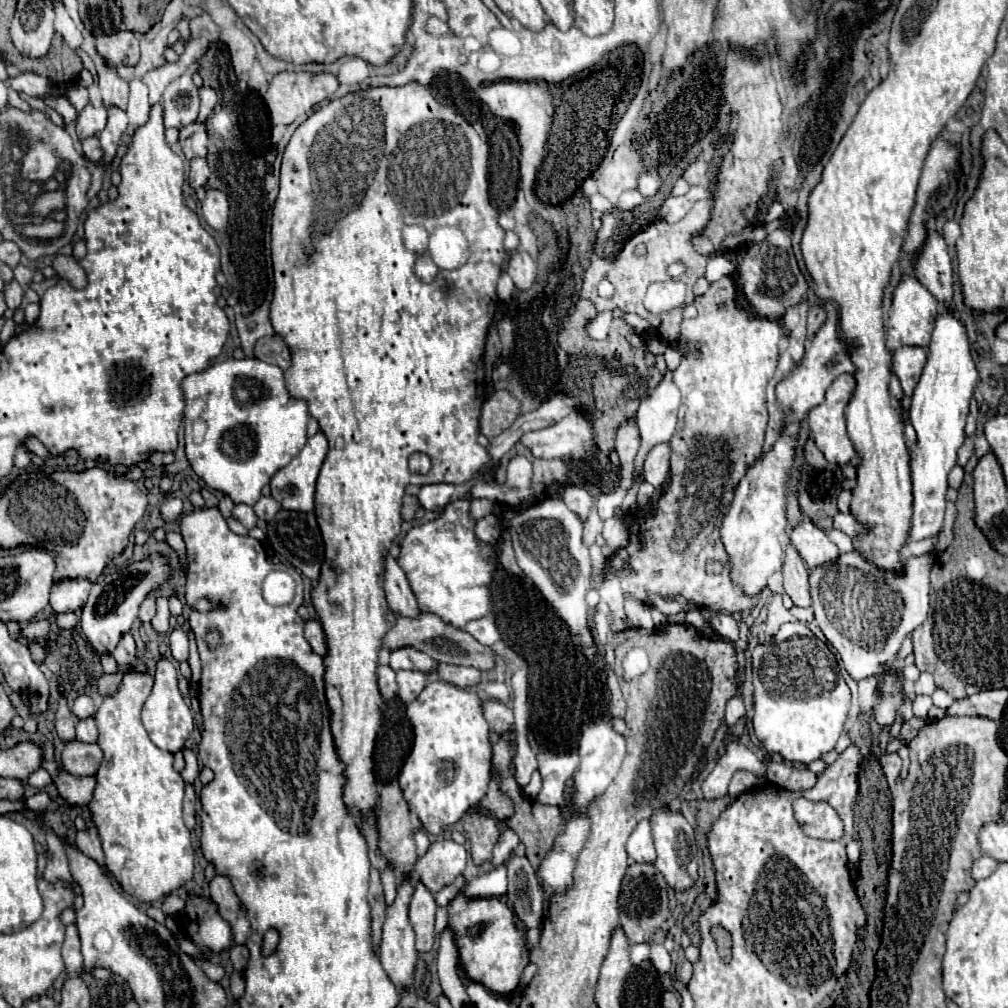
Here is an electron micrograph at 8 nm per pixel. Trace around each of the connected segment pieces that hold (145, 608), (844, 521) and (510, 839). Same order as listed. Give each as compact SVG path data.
M148 596L148 598L140 604L140 614L138 614L138 618L140 618L142 622L150 622L150 620L154 618L154 614L156 614L156 602L154 602L152 596Z
M838 512L834 516L834 528L846 532L850 538L856 538L864 530L864 526L860 522L856 522L856 518L852 518L852 514L842 514L842 512Z
M506 828L506 830L500 834L500 838L498 838L498 842L496 842L494 850L492 850L492 860L490 860L490 862L492 862L492 866L496 868L496 866L504 864L504 862L512 856L514 848L518 846L518 842L520 842L518 834L516 834L514 830Z

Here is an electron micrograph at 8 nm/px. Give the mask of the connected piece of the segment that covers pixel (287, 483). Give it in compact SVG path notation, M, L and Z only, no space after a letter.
M316 432L314 436L308 438L306 446L300 450L298 456L294 456L290 460L290 464L286 464L284 468L280 468L272 480L270 480L270 488L272 488L272 498L276 502L280 502L280 506L284 510L296 510L296 512L314 512L314 486L316 486L316 478L318 472L322 468L322 462L326 458L328 452L328 442L326 436L322 432Z

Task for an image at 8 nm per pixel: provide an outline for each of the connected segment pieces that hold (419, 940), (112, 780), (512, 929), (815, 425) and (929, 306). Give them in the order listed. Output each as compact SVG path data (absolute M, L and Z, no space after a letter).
M418 880L416 890L410 902L410 924L416 932L416 950L420 954L432 950L432 944L436 940L434 932L434 914L436 914L436 900L434 894Z
M126 674L116 694L106 696L102 706L98 708L94 718L98 726L98 744L104 752L104 762L94 774L96 788L94 788L92 802L88 804L92 812L92 822L98 828L102 840L106 868L114 874L116 882L122 886L126 894L132 894L144 902L162 900L172 890L192 880L192 872L194 872L194 850L190 844L190 832L182 820L184 780L172 768L174 756L152 744L140 720L140 710L150 690L152 690L152 676Z
M456 896L448 904L450 920L448 924L454 928L456 944L460 950L460 960L466 974L484 984L494 994L510 994L518 988L524 966L530 962L530 952L524 940L524 932L520 932L514 924L512 910L500 902L498 898L464 898Z
M842 374L826 390L824 402L818 404L818 406L814 406L808 412L808 424L810 424L810 432L814 436L816 448L824 454L824 458L828 462L838 464L838 466L848 464L856 456L854 446L852 446L852 442L850 442L850 438L846 434L846 420L844 420L844 406L848 404L848 398L852 396L852 390L854 390L854 378L852 378L852 374Z
M902 274L894 292L892 304L888 308L888 330L886 330L886 344L894 352L900 346L928 346L932 336L932 326L936 322L938 304L936 298L910 274Z

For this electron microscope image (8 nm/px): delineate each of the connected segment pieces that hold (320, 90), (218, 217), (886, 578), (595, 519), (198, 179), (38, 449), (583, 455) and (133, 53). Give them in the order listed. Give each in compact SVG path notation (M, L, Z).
M278 72L272 76L268 90L264 94L264 100L270 110L272 124L290 124L298 116L306 116L312 112L316 104L322 100L328 100L334 96L338 90L338 80L330 72L320 72L320 74L310 74L310 72Z
M208 190L206 198L202 202L204 220L214 230L224 230L228 224L228 198L220 190Z
M844 552L836 560L826 562L816 568L808 568L812 610L818 628L824 632L826 640L838 650L844 668L854 680L872 678L886 670L886 664L892 662L896 652L902 646L902 640L912 634L928 614L928 590L930 590L930 570L934 558L930 554L910 558L904 562L904 574L888 574L876 570L870 562L864 562L856 552Z
M592 506L586 522L584 522L584 542L588 542L588 546L594 544L596 536L602 532L602 518L598 516L596 506Z
M192 158L190 160L190 174L188 174L188 182L192 188L200 188L206 184L210 176L210 168L206 164L206 158Z
M28 438L24 446L26 446L28 452L32 452L32 454L36 454L36 456L40 456L40 458L48 458L48 456L50 456L48 450L44 448L44 444L42 444L40 440L36 440L36 438Z
M578 412L570 414L568 418L560 420L550 428L524 434L520 442L528 446L536 458L558 458L564 462L586 460L592 466L592 470L596 468L592 426Z
M118 30L112 34L98 34L96 38L98 52L110 66L120 66L120 64L136 64L140 58L140 48L138 48L138 34L130 30Z

